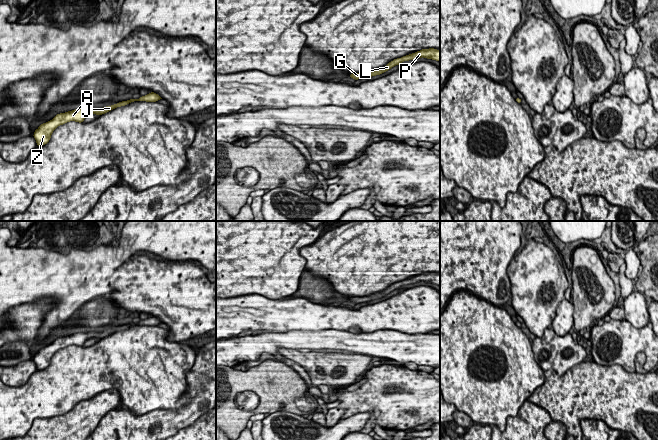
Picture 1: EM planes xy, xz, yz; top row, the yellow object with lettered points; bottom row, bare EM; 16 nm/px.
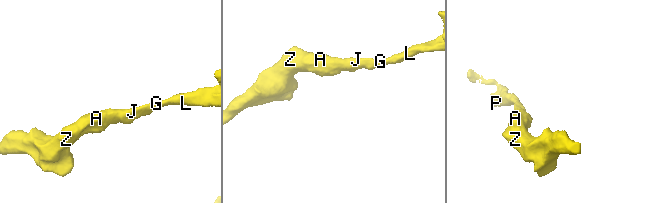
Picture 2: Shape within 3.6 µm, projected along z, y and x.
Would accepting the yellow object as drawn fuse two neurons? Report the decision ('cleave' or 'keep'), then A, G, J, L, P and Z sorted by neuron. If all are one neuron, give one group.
keep; A G J L P Z

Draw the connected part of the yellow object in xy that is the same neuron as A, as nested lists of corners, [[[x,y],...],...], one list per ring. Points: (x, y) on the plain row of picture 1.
[[[150,316],[145,320],[141,320],[139,323],[132,322],[130,324],[122,325],[117,328],[106,330],[103,332],[83,332],[83,333],[75,333],[65,337],[60,337],[57,338],[52,344],[41,348],[39,352],[35,354],[33,361],[36,364],[37,370],[43,370],[49,366],[53,355],[58,350],[63,349],[67,346],[75,345],[82,347],[84,346],[84,342],[90,338],[97,338],[98,340],[100,340],[117,331],[125,330],[131,326],[135,326],[135,325],[157,326],[160,323],[162,322],[158,318],[154,316]]]

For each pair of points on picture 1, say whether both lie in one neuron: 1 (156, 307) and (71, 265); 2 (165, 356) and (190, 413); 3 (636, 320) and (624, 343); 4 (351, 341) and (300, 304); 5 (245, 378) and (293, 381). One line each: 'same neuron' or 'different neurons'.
1: different neurons
2: different neurons
3: different neurons
4: different neurons
5: same neuron

